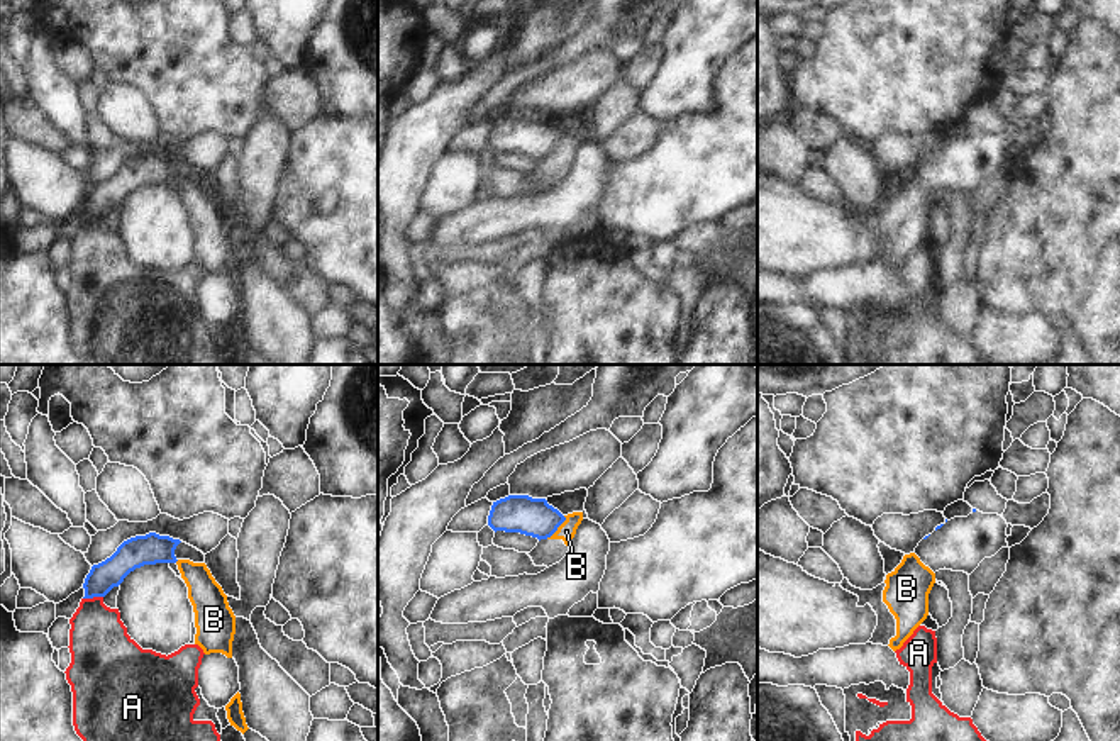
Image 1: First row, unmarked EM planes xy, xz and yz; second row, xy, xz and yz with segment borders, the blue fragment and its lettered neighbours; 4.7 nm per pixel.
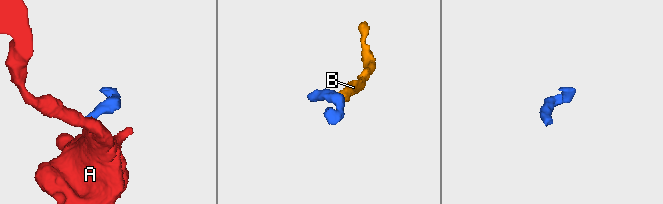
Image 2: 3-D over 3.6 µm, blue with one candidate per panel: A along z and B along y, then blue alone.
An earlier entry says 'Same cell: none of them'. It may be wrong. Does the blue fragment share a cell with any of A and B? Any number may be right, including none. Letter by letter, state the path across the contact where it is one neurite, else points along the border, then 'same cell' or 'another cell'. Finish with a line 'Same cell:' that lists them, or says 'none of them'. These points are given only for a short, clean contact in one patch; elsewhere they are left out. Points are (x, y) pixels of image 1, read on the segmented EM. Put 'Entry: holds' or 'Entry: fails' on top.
Entry: holds
A: along xy (102, 596), (83, 599) | another cell
B: along xz (565, 516), (565, 521), (546, 538) | another cell
Same cell: none of them

